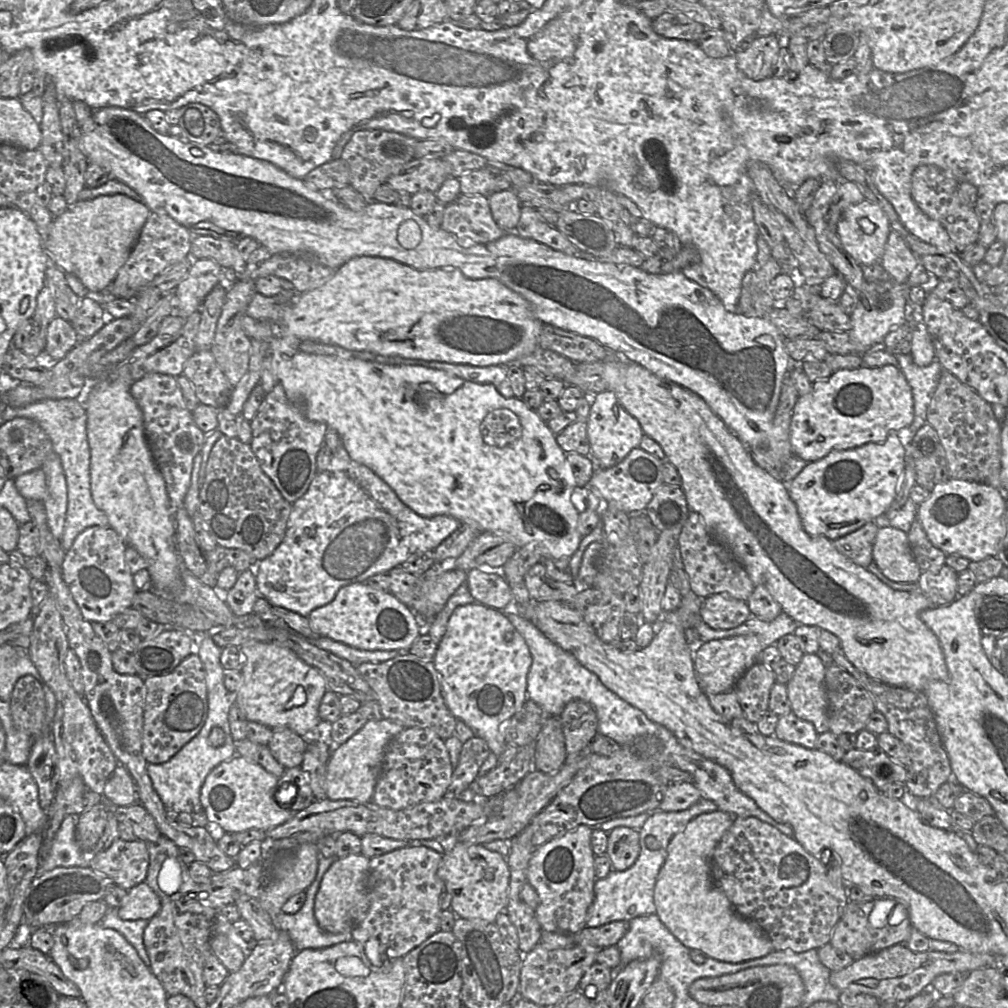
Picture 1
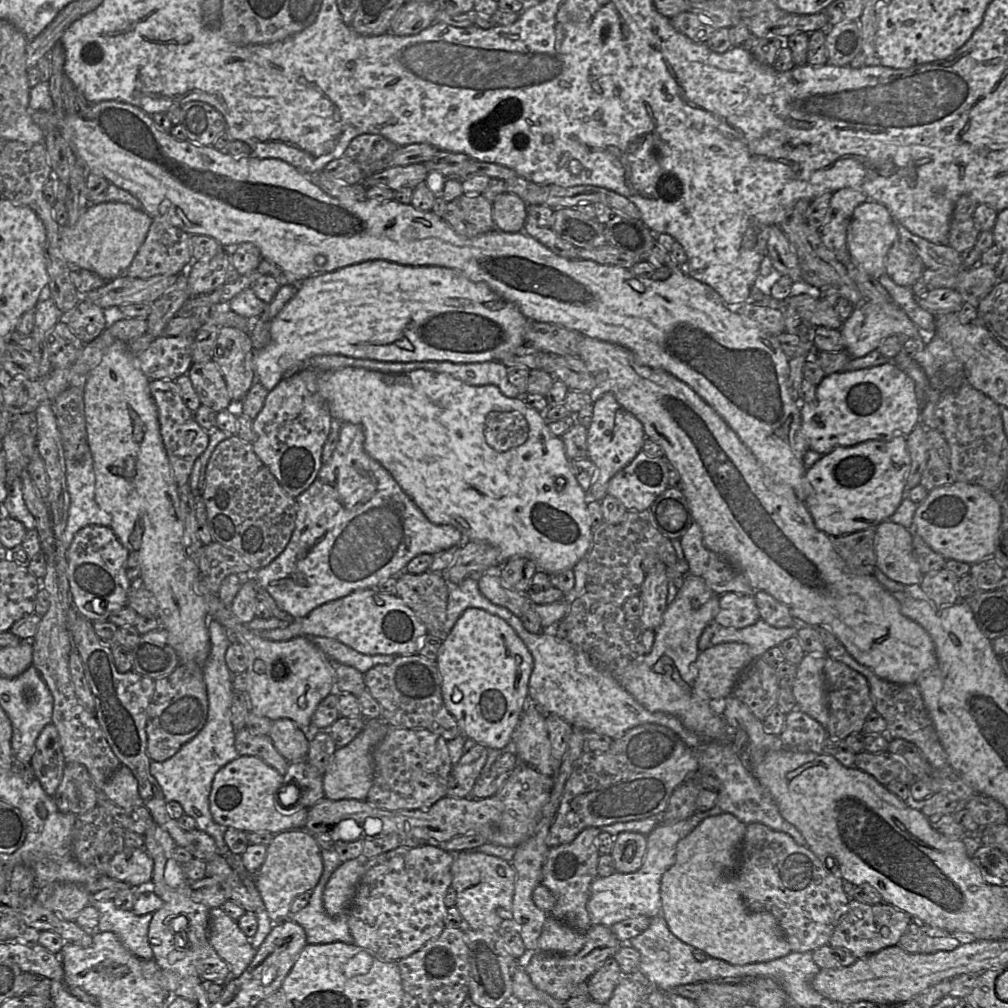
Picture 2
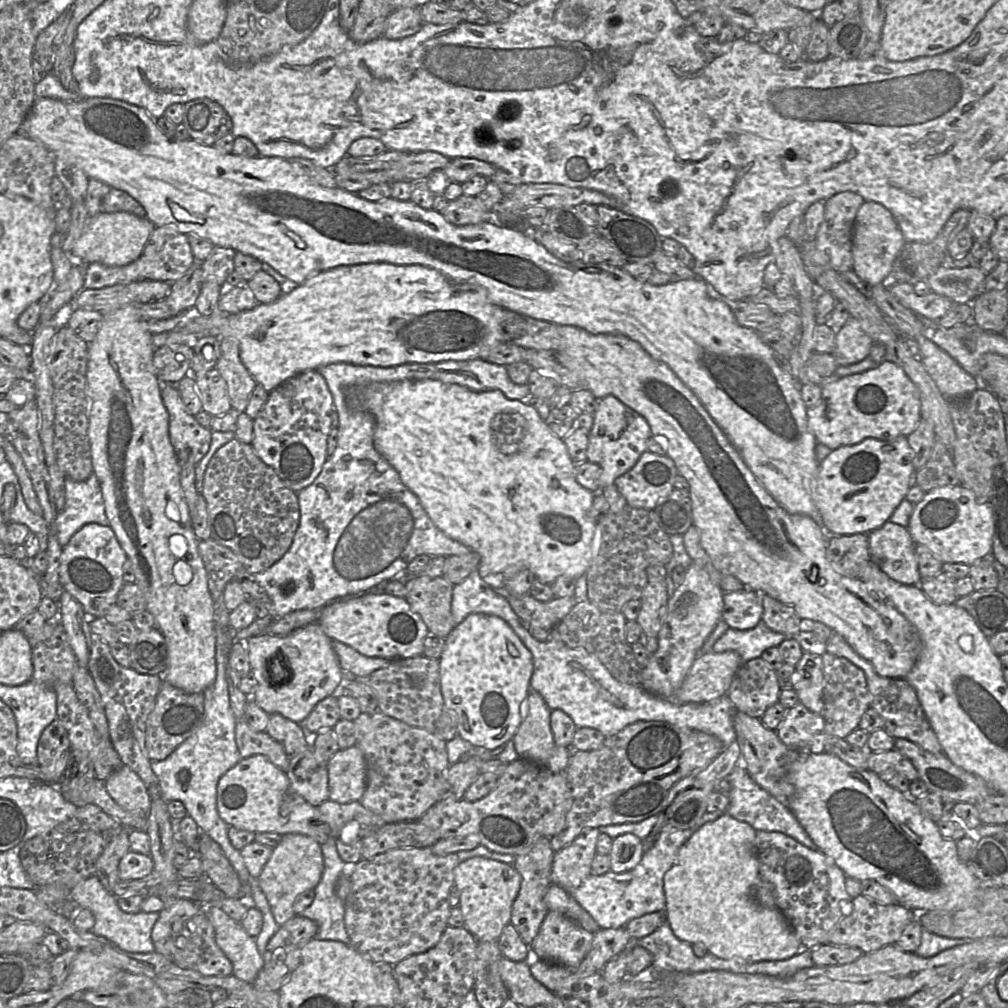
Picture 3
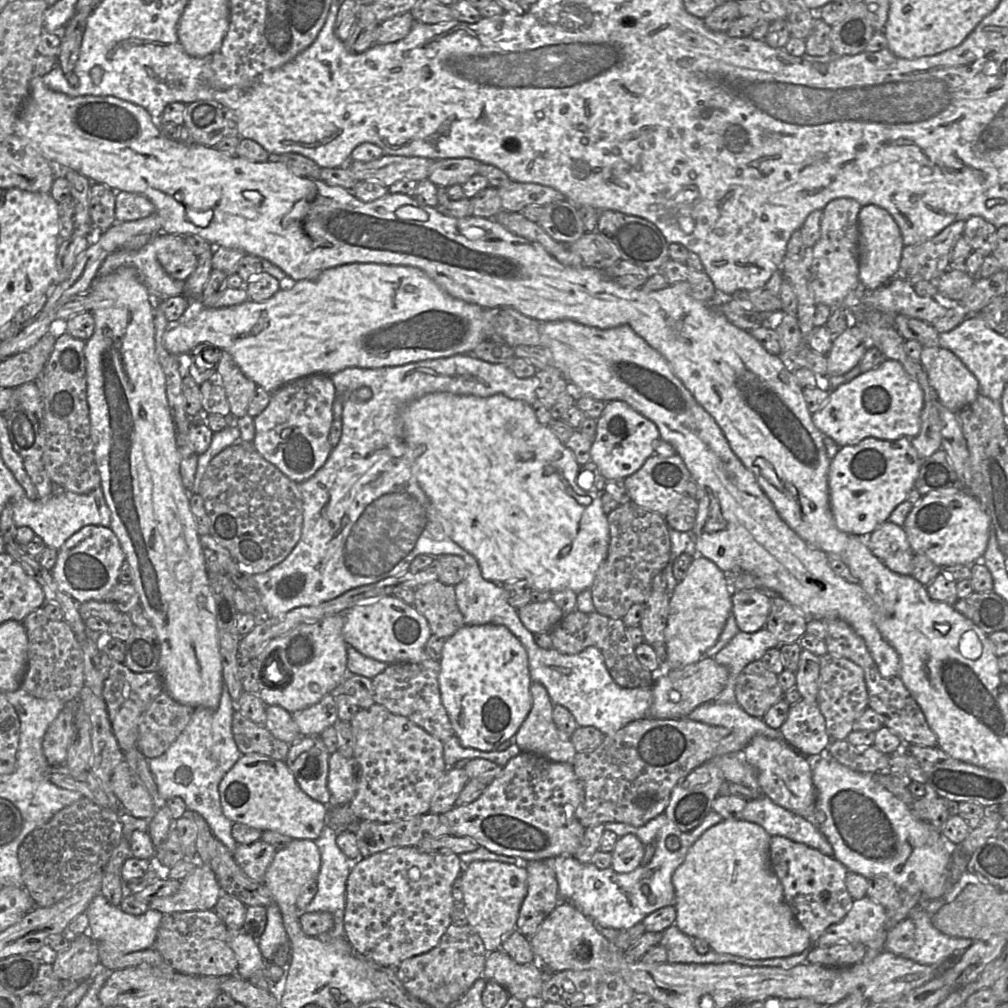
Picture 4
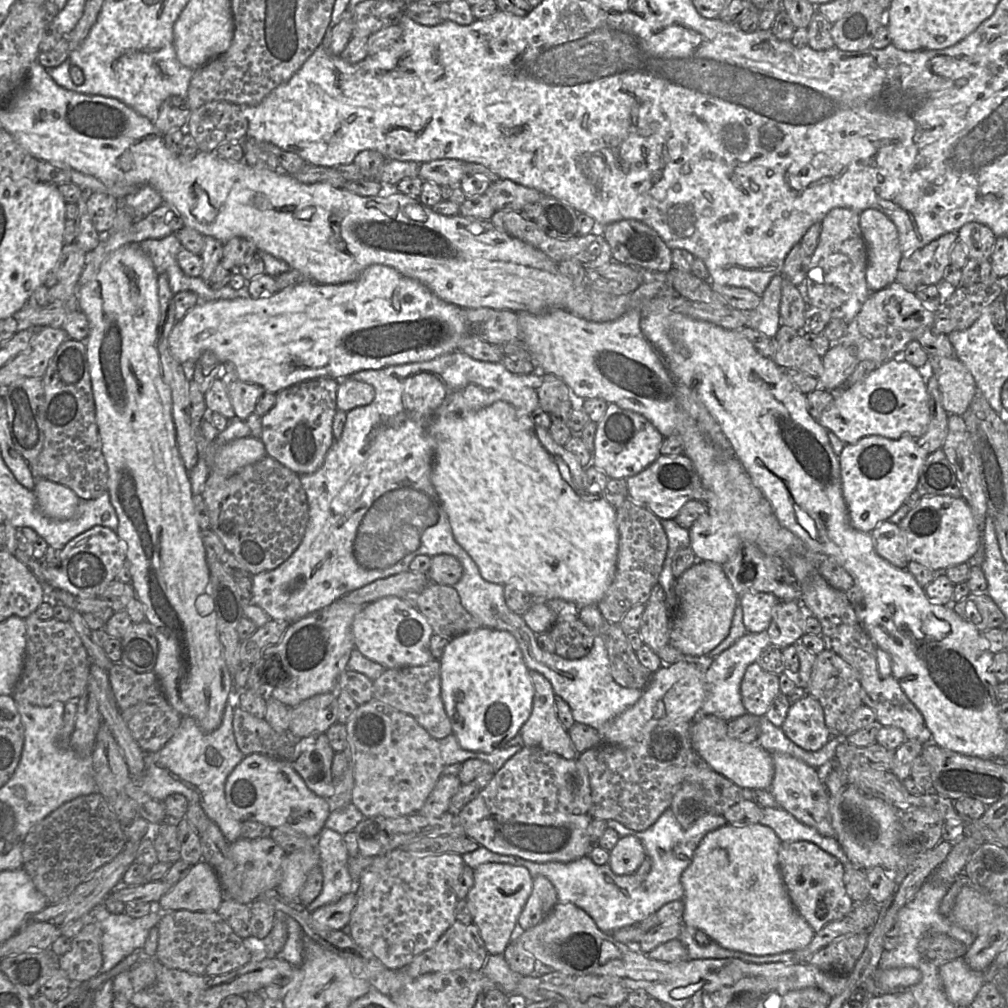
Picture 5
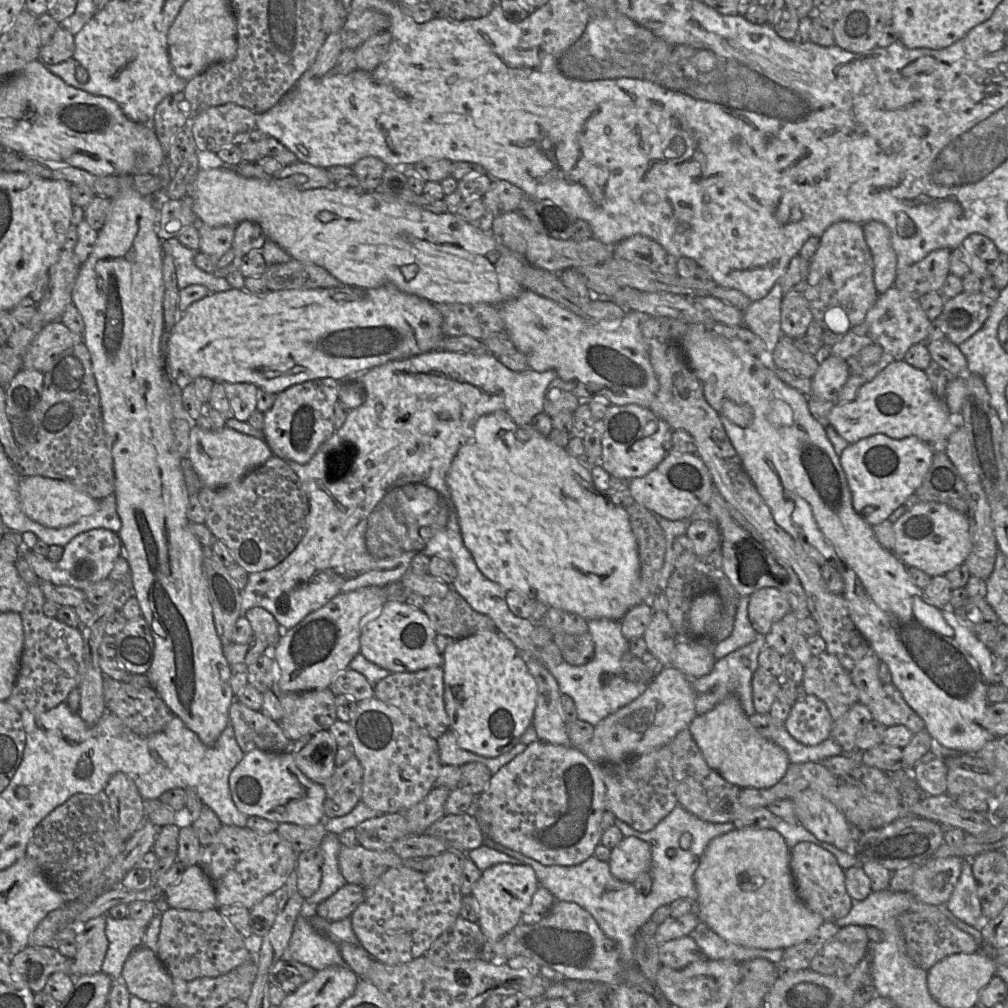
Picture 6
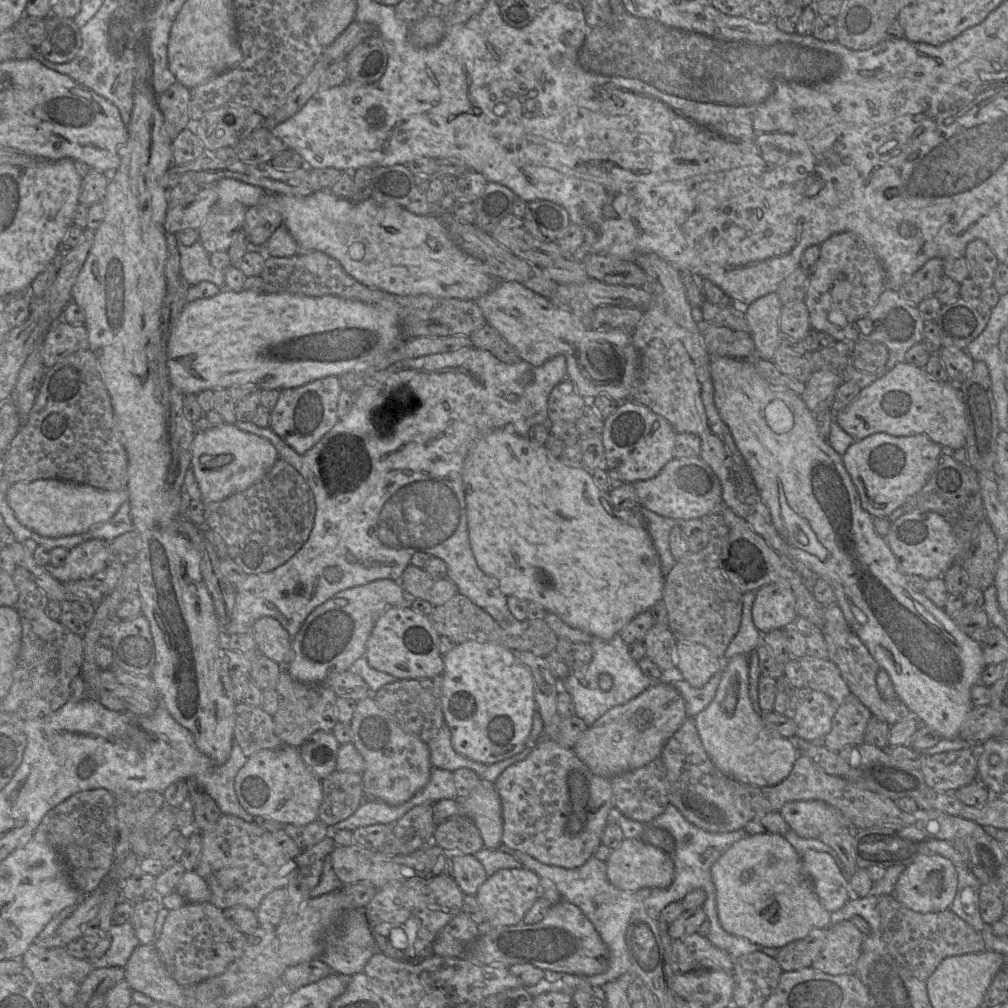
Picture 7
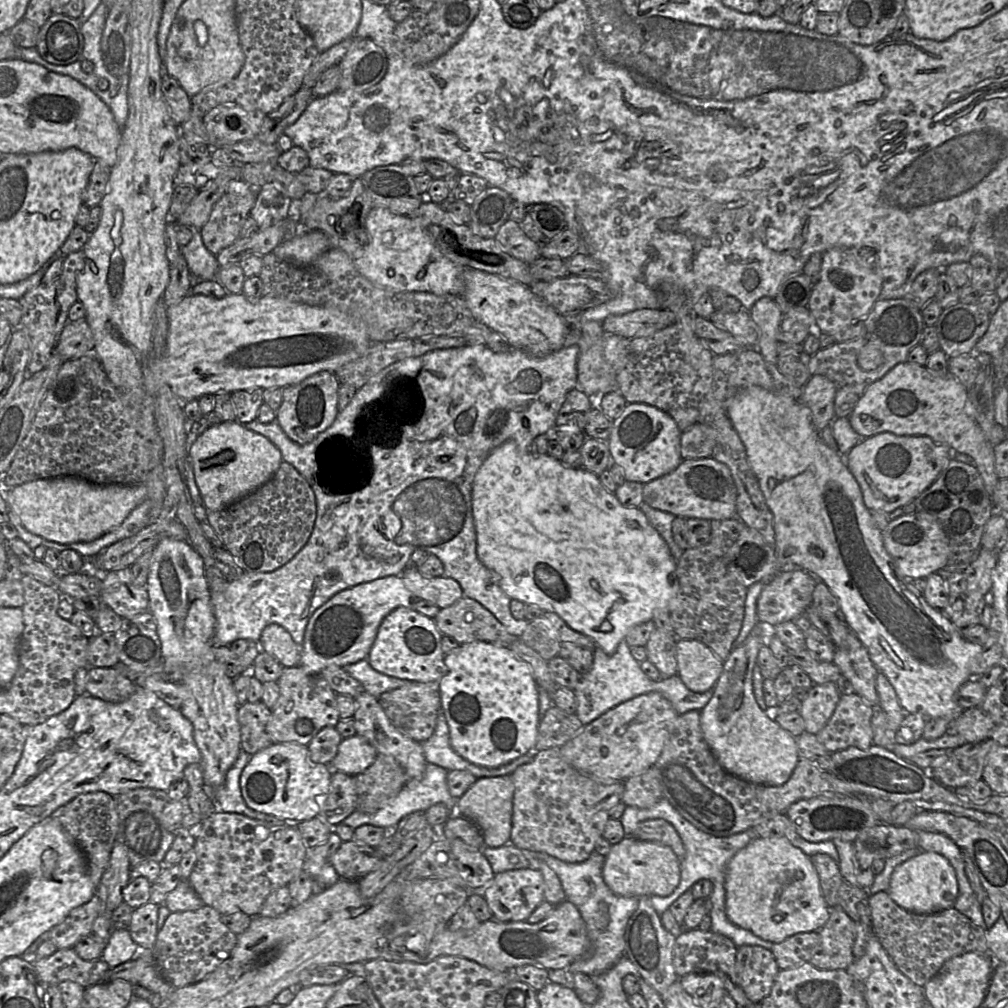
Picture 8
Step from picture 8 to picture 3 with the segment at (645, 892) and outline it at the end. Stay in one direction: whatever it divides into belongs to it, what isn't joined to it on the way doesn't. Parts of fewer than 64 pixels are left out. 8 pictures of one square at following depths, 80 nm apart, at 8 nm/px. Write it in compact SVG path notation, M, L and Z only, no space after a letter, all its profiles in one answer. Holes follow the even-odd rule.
M625 833L613 839L610 850L610 870L627 872L636 867L644 854L644 842L638 836Z

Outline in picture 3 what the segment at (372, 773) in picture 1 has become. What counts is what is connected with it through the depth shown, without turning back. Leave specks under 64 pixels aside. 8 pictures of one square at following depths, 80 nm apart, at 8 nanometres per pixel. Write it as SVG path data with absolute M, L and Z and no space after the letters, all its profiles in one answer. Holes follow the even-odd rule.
M357 745L339 749L327 763L329 799L338 803L359 801L367 782L361 749Z

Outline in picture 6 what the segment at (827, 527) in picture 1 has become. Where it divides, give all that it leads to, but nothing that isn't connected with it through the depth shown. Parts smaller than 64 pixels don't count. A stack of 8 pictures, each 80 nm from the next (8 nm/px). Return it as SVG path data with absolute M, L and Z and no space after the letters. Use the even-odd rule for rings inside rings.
M875 434L849 444L839 456L852 494L855 511L871 526L888 520L907 498L916 493L931 466L935 452L916 436L893 439Z

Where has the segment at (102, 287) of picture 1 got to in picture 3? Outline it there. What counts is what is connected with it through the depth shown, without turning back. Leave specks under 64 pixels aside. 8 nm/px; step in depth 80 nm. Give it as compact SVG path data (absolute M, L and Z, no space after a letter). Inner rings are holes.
M100 212L93 217L88 215L83 233L71 251L71 257L83 264L125 266L140 257L154 229L155 225L148 218L128 212Z

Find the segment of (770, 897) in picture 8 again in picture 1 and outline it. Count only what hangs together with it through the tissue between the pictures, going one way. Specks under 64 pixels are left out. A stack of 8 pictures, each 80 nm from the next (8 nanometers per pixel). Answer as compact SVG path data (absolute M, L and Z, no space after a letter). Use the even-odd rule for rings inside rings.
M716 810L702 813L688 822L685 829L675 834L667 847L667 857L654 887L656 914L669 931L686 947L702 951L707 958L727 963L741 963L764 957L774 951L773 944L764 930L753 920L740 916L724 892L713 882L712 854L723 834L732 825L734 817Z

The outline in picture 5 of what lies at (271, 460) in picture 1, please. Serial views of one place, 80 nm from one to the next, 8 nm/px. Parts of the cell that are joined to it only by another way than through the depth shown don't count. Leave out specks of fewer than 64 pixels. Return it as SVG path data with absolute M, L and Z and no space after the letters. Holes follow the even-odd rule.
M317 378L303 381L276 394L274 406L261 417L262 432L259 439L268 456L298 475L314 473L323 465L335 442L332 424L337 411L338 384L339 381L333 378Z

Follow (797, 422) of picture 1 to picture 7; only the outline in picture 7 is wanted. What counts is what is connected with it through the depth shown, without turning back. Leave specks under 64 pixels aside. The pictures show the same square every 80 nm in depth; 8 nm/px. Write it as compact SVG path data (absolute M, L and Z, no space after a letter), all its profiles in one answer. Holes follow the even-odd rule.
M906 361L897 363L883 377L862 389L846 409L836 413L836 422L855 441L880 432L892 436L923 434L955 450L966 448L967 420L961 389L950 381L934 380L925 368Z

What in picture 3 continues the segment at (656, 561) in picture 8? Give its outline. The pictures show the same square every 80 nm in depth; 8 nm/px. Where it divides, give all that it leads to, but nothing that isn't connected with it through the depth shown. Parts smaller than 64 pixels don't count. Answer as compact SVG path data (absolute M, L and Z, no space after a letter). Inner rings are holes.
M416 380L416 381L398 381L389 383L374 383L368 385L361 393L359 393L360 399L360 410L368 411L375 419L375 431L374 431L374 447L376 451L382 456L398 473L403 483L418 497L420 503L422 504L424 510L428 514L431 521L437 526L441 531L443 531L450 538L459 541L460 543L466 545L471 550L476 551L480 555L480 564L478 566L478 573L483 579L484 577L491 574L501 574L507 567L511 565L523 565L528 568L541 582L551 584L556 578L561 575L567 575L573 578L578 578L579 576L586 574L588 567L590 566L593 555L592 555L592 542L596 530L596 521L592 518L592 504L594 501L595 493L585 489L581 486L576 478L575 465L571 459L566 444L564 440L554 435L547 422L544 421L538 412L527 404L526 401L512 400L508 399L500 390L489 390L476 392L463 388L458 385L447 384L438 380Z

